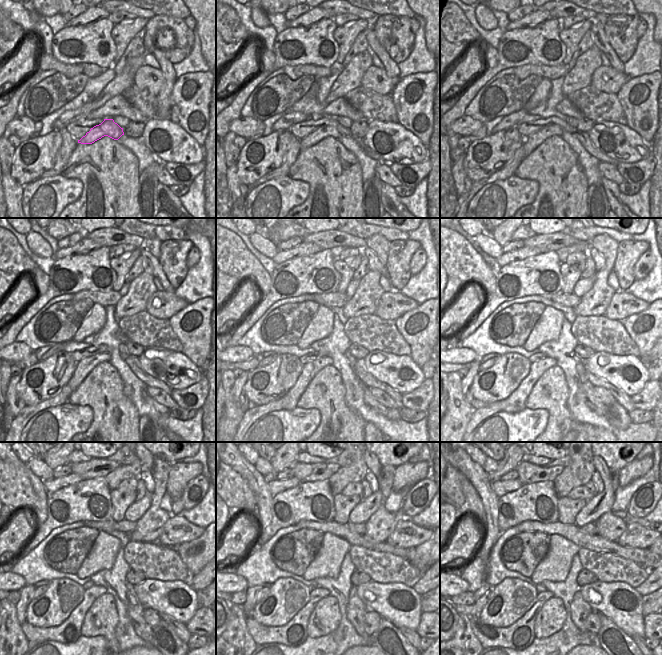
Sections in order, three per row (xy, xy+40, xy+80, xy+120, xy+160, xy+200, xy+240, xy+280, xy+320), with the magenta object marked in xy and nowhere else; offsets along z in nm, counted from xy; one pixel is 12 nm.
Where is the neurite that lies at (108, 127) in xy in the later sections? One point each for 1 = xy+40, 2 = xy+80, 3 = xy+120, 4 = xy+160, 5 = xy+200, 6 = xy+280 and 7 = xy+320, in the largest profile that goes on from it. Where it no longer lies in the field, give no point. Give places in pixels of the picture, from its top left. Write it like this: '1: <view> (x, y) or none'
1: xy+40 (316, 136)
2: xy+80 (533, 141)
3: xy+120 (85, 366)
4: xy+160 (310, 369)
5: xy+200 (516, 404)
6: xy+280 (294, 633)
7: xy+320 (520, 635)

